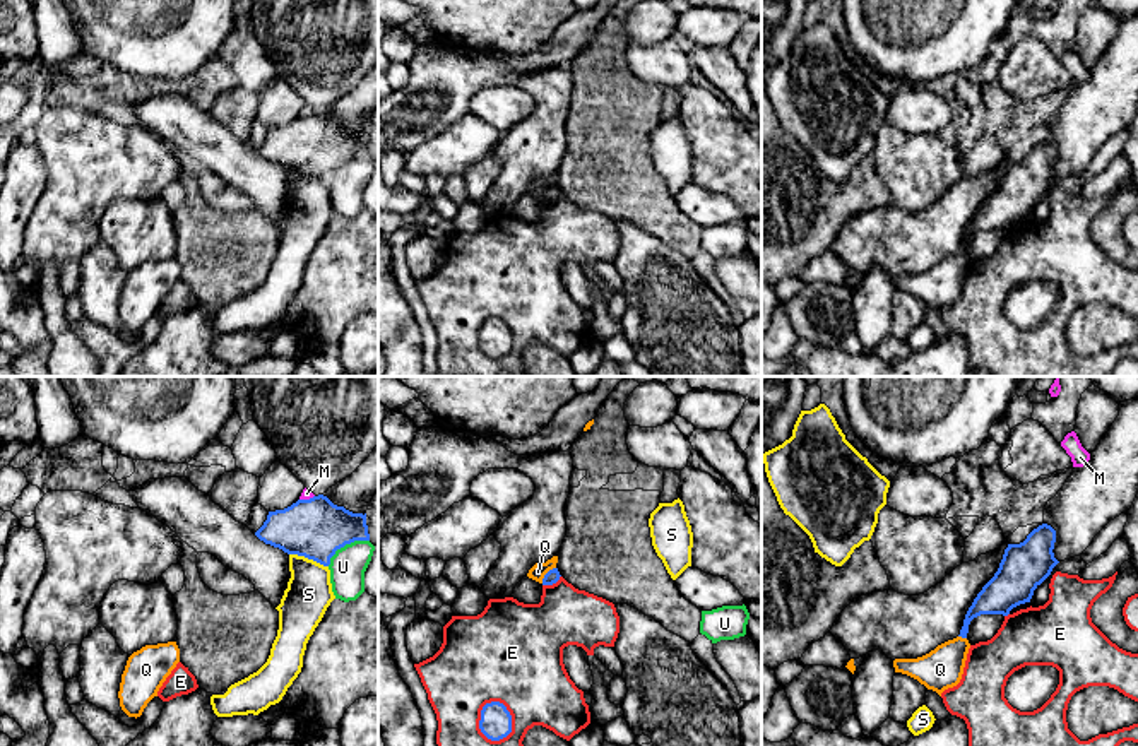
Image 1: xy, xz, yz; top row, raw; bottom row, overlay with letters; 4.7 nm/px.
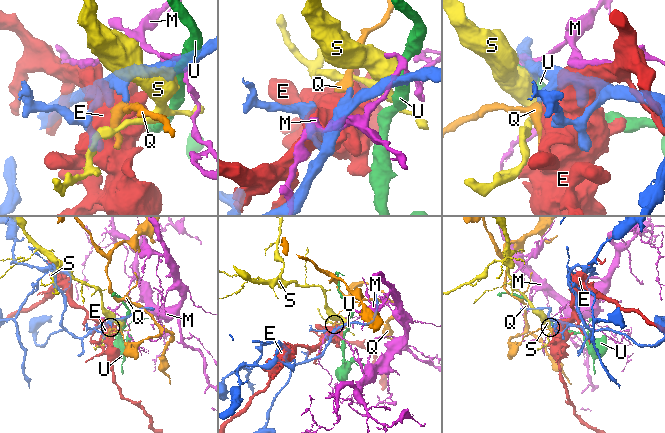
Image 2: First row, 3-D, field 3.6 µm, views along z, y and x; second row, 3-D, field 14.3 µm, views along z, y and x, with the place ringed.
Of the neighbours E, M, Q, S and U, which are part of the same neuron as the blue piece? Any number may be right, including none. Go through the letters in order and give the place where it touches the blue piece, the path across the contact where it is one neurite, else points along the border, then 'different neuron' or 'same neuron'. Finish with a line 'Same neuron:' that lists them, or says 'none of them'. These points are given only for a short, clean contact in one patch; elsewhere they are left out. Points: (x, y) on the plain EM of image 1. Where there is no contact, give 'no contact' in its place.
E: meets blue in xz at (481, 334); different neuron
M: meets blue in xy at (307, 117); different neuron
Q: meets blue in xz at (546, 190); border along xz (555, 183), (541, 199); different neuron
S: meets blue in xy at (308, 175); border along xy (290, 170), (312, 175), (327, 183); different neuron
U: meets blue in xy at (344, 161); border along xy (368, 156), (346, 159), (327, 182); different neuron
Same neuron: none of them

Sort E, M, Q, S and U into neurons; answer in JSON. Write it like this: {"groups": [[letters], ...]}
{"groups": [["E"], ["M"], ["Q"], ["S"], ["U"]]}

